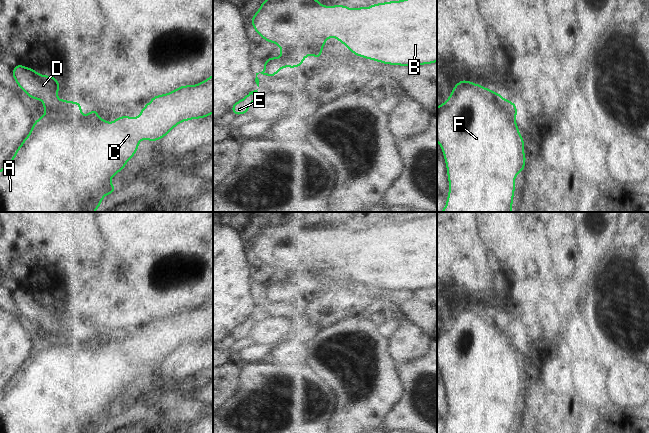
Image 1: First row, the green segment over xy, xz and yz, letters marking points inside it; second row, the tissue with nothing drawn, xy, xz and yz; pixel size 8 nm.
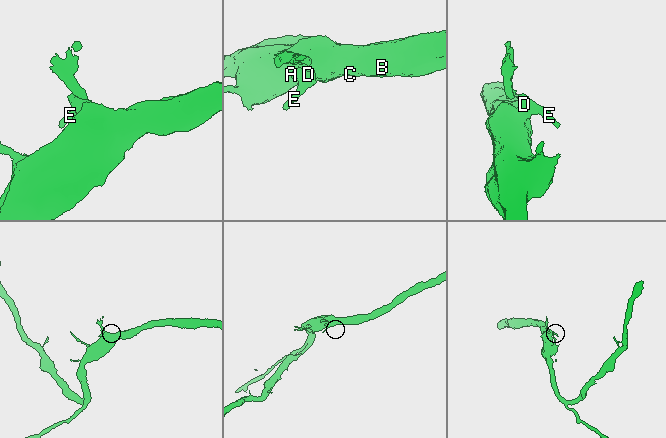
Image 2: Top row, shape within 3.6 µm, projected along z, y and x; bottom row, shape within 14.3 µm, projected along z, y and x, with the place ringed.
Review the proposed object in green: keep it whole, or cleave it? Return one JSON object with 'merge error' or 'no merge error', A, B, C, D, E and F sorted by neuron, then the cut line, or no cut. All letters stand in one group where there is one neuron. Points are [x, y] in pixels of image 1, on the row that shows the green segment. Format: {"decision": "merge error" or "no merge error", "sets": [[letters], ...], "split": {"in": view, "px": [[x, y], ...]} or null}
{"decision": "merge error", "sets": [["A", "B", "C", "F"], ["D", "E"]], "split": {"in": "xy", "px": [[64, 100], [64, 107], [62, 109], [45, 114]]}}

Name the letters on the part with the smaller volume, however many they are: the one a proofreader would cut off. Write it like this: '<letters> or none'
D, E

